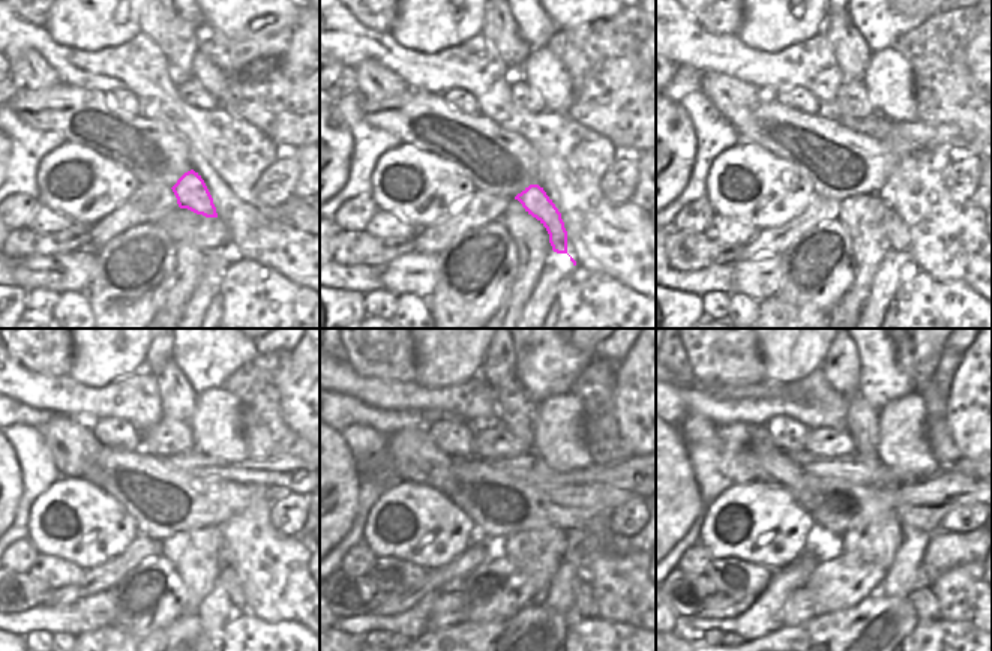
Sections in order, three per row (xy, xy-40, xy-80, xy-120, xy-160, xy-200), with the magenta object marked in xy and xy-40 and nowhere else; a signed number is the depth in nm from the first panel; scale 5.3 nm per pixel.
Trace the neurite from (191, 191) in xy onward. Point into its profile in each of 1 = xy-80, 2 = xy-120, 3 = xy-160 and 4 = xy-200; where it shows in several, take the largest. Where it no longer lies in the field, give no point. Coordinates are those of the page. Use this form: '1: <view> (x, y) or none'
1: xy-80 (898, 233)
2: xy-120 (230, 578)
3: xy-160 (584, 605)
4: xy-200 (922, 599)

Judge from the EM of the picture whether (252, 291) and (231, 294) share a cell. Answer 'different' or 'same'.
same

